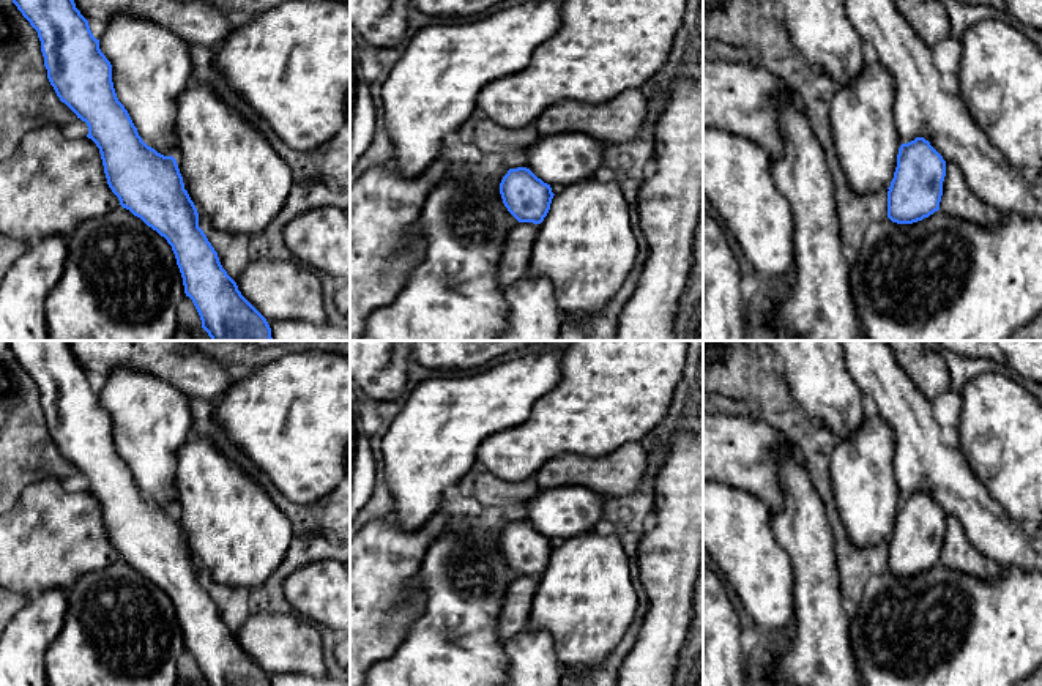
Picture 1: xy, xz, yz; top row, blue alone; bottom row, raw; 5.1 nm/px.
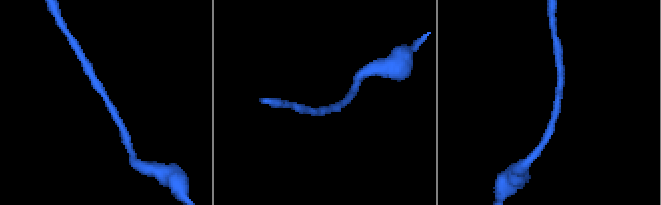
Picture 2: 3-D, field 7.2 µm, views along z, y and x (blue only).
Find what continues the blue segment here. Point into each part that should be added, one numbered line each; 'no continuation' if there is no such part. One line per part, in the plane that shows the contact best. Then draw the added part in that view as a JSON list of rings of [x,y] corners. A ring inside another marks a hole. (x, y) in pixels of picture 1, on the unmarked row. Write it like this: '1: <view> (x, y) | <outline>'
1: yz (866, 492) | [[[870,410],[862,427],[831,453],[834,500],[848,538],[859,547],[888,541],[900,501],[892,470],[892,432]]]

